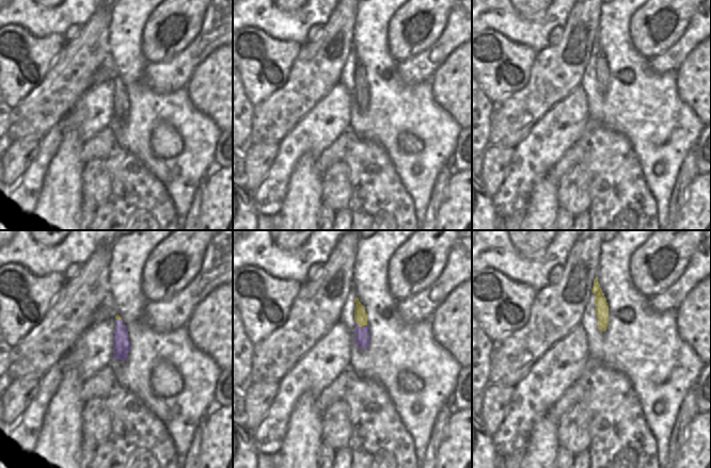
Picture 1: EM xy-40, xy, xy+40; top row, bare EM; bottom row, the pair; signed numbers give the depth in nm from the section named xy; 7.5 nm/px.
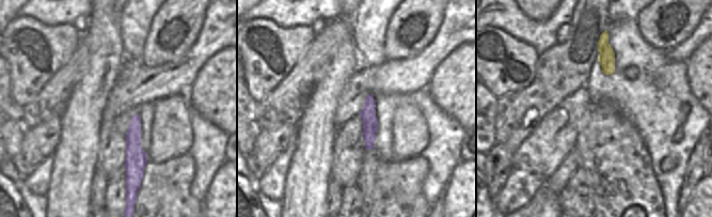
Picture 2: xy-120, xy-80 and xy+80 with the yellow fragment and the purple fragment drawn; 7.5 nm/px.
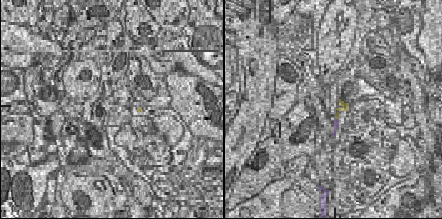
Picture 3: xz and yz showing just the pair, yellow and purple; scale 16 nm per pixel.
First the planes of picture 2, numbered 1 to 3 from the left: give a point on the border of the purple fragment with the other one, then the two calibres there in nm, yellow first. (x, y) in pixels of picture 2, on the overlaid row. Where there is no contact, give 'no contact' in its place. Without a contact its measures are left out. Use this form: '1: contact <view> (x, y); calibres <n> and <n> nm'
1: no contact
2: no contact
3: no contact

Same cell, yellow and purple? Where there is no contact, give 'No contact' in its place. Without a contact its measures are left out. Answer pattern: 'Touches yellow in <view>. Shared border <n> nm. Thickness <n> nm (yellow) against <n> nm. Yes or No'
Touches yellow in xy. Shared border 100 nm. Thickness 100 nm (yellow) against 110 nm. Yes.

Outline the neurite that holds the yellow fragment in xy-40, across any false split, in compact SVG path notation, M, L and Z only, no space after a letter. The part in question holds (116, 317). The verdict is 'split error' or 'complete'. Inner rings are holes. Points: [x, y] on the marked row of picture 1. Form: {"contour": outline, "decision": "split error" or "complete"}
{"contour": "M115 316L115 330L113 333L113 357L126 360L128 352L130 350L130 341L128 339L128 333L125 324L122 322L122 318Z", "decision": "split error"}

